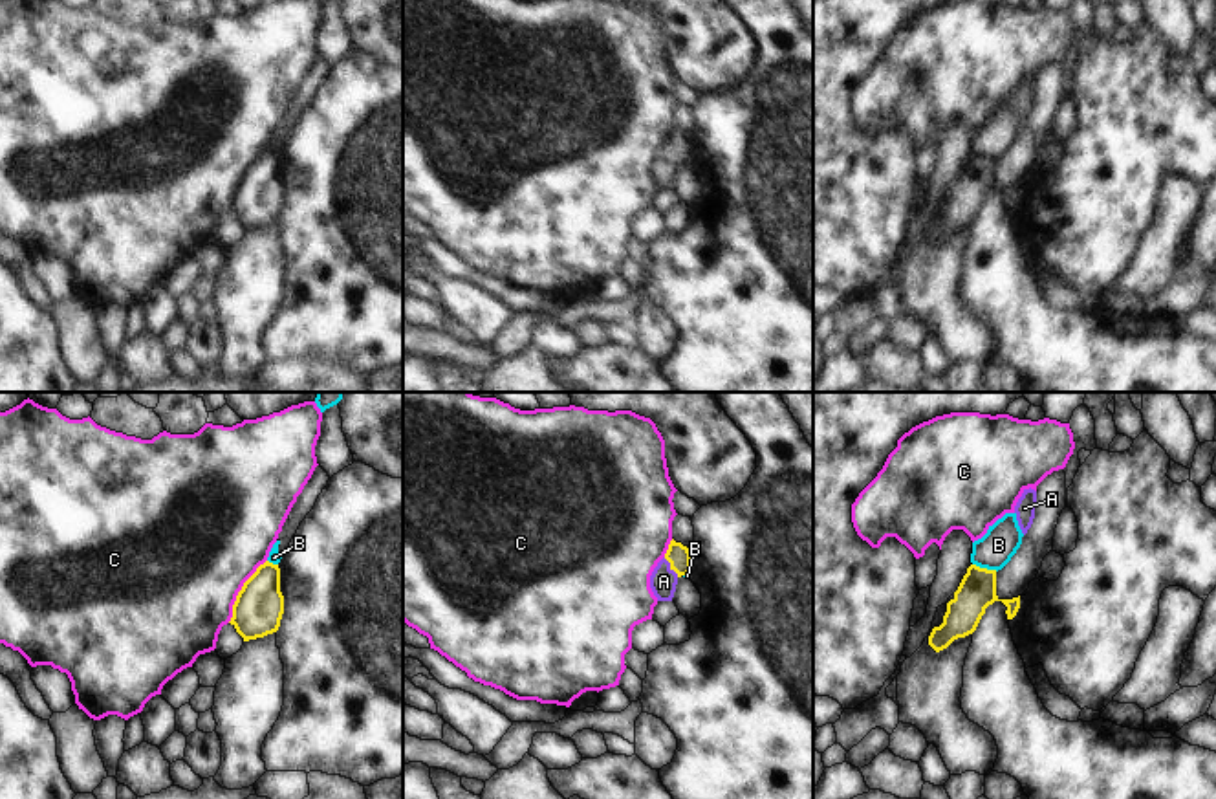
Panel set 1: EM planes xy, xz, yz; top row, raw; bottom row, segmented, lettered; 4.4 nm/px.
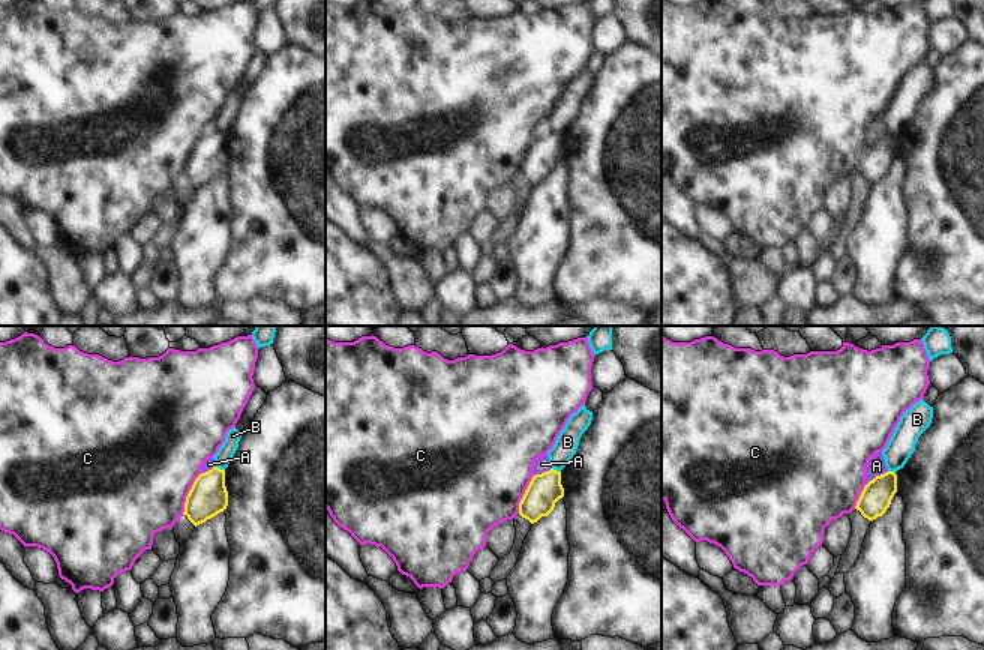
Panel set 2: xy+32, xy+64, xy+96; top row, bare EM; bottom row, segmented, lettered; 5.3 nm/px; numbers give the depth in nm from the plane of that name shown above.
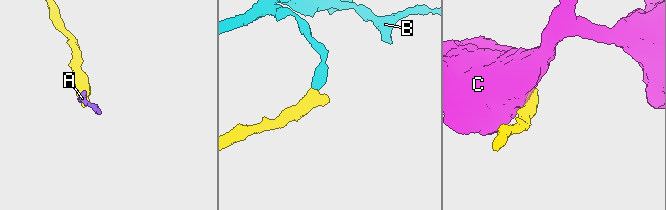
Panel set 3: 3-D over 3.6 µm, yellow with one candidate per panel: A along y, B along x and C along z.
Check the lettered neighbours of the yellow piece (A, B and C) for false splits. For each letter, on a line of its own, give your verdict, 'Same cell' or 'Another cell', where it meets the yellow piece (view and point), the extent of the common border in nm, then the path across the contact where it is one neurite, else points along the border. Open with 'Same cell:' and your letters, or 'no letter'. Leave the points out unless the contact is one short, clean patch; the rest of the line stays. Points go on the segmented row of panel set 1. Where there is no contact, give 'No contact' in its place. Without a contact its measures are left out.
Same cell: no letter
A: Another cell. Touches yellow at xz (671, 567). Shared border 110 nm. Boundary: xz (663, 558), (678, 576)
B: Another cell. Touches yellow at yz (986, 569). Shared border 120 nm
C: Another cell. Touches yellow at xy (240, 591). Shared border 320 nm.

